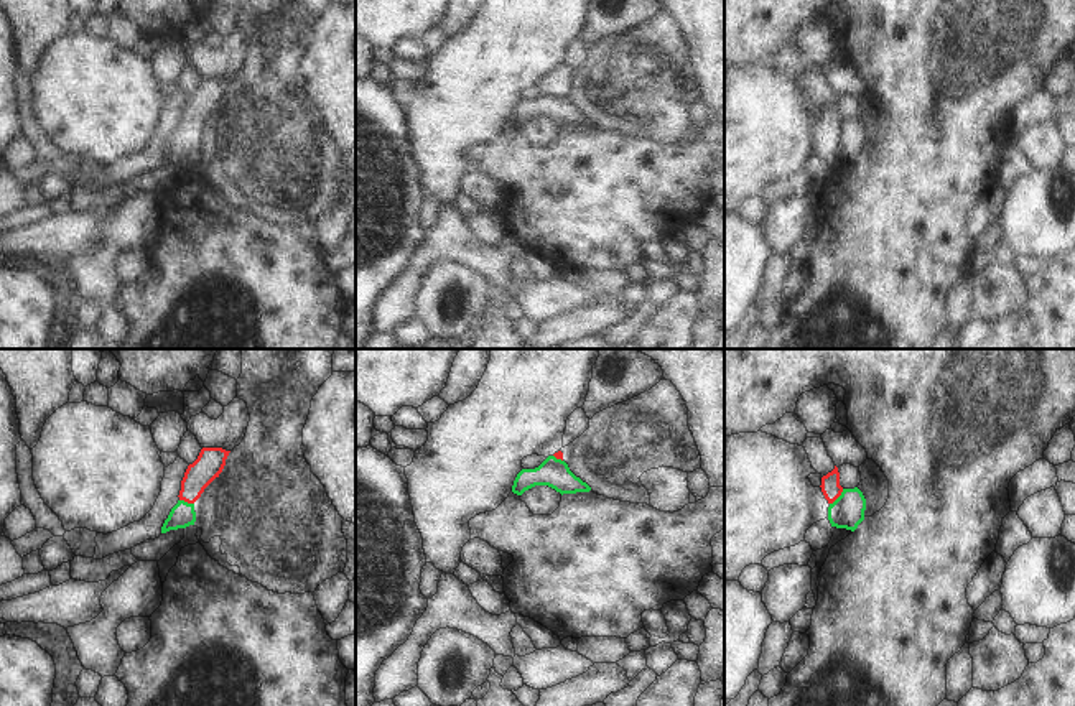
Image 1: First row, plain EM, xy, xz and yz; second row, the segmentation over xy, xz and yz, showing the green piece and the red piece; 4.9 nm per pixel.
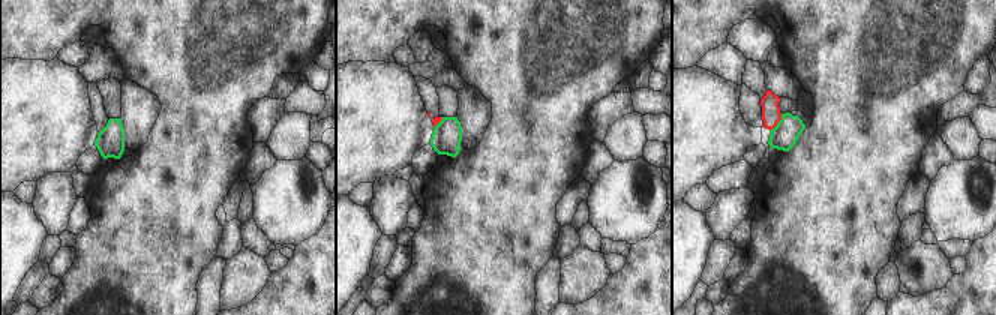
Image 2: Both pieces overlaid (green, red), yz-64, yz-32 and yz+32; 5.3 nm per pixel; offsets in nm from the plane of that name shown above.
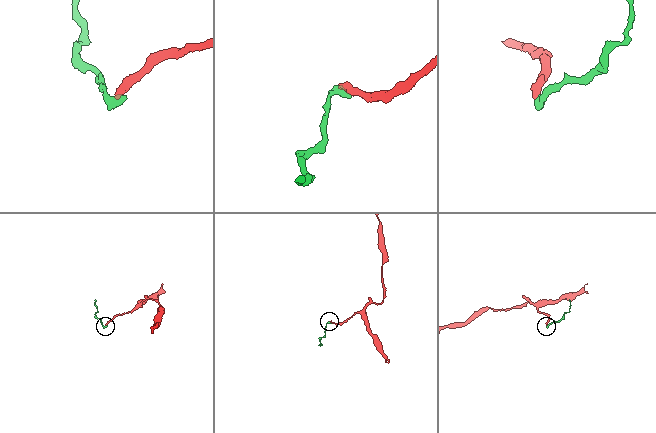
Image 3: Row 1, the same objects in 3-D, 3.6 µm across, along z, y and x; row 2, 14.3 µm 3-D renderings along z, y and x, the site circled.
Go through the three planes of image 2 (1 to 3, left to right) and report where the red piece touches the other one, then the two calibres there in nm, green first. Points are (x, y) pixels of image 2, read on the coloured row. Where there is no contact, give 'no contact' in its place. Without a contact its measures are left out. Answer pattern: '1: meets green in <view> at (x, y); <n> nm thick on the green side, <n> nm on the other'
1: no contact
2: meets green in yz-32 at (440, 122); 160 nm thick on the green side, 40 nm on the other
3: meets green in yz+32 at (777, 123); 140 nm thick on the green side, 100 nm on the other

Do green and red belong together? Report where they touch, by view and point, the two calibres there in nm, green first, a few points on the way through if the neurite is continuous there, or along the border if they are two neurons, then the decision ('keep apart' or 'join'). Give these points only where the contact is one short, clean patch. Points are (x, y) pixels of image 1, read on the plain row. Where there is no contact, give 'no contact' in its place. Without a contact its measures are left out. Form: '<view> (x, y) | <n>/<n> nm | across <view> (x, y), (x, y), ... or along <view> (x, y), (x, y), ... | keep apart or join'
yz (838, 129) | 160/100 nm | across yz (846, 143), (846, 137), (838, 129), (830, 117) | join

